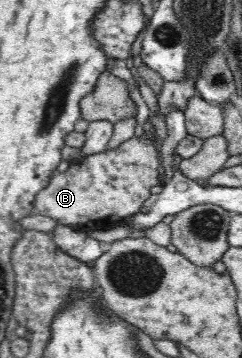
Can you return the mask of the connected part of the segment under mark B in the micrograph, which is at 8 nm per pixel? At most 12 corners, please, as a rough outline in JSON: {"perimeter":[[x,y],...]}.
{"perimeter":[[151,137],[51,175],[35,212],[88,230],[126,223],[159,182]]}

